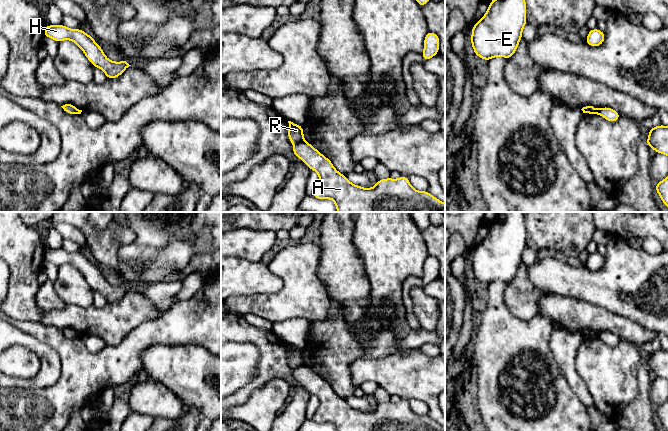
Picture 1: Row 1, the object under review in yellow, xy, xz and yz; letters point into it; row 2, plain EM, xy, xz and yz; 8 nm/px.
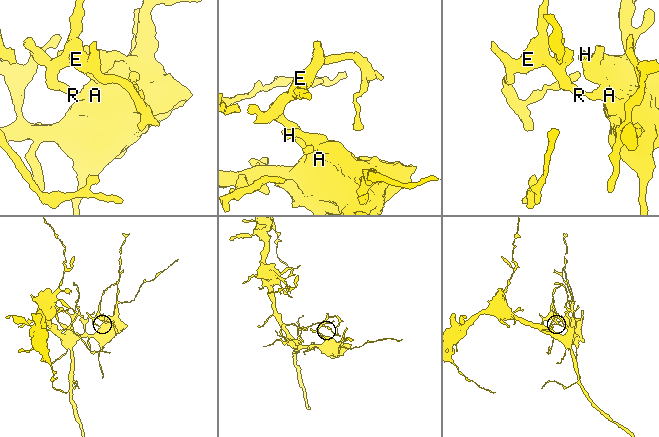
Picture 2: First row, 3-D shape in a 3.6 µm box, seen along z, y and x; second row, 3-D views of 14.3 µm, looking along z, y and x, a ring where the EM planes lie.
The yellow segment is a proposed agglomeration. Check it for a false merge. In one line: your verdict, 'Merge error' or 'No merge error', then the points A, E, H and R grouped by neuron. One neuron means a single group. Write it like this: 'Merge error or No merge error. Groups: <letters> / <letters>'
Merge error. Groups: A H / E R

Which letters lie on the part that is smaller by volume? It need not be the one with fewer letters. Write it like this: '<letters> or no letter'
E, R

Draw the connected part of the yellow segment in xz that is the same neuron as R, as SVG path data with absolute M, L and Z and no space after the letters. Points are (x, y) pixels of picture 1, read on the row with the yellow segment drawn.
M288 121L288 123L290 127L287 132L289 141L293 145L304 141L303 126L295 124L291 121Z

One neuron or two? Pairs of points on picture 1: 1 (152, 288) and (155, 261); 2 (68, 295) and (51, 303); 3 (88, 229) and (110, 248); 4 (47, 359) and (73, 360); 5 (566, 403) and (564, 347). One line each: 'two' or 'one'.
1: two
2: two
3: one
4: two
5: two

